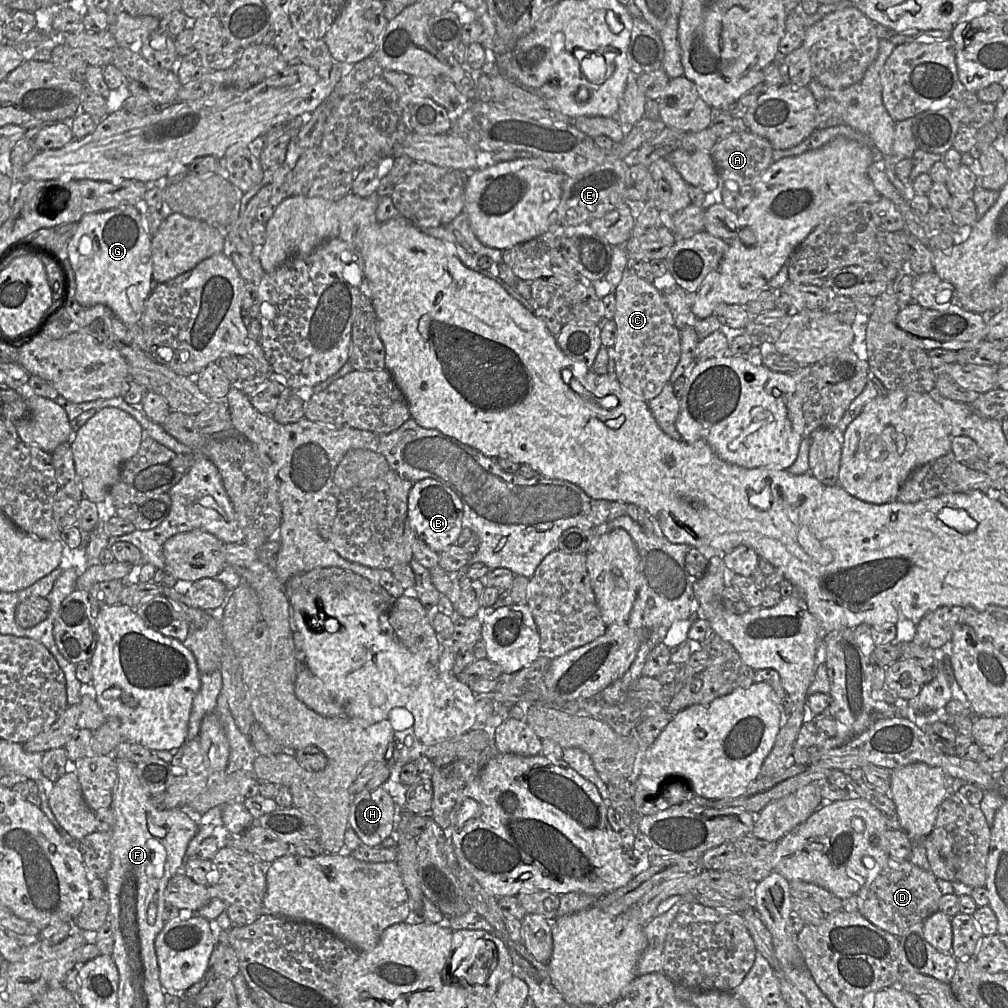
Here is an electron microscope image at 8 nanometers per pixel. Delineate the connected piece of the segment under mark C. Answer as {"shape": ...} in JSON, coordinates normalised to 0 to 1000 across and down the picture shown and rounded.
{"shape":[[[620,267],[609,292],[611,295],[610,313],[607,317],[611,321],[611,338],[608,343],[610,374],[625,391],[643,399],[655,391],[675,357],[675,327],[670,322],[668,312],[658,290],[633,275],[626,267]]]}

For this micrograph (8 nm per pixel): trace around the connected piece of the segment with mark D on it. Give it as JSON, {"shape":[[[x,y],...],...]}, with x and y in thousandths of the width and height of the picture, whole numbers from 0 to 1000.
{"shape":[[[882,851],[878,861],[849,887],[851,904],[866,918],[894,930],[909,916],[931,904],[932,893],[936,889],[931,872],[924,864],[907,858],[903,853]]]}

